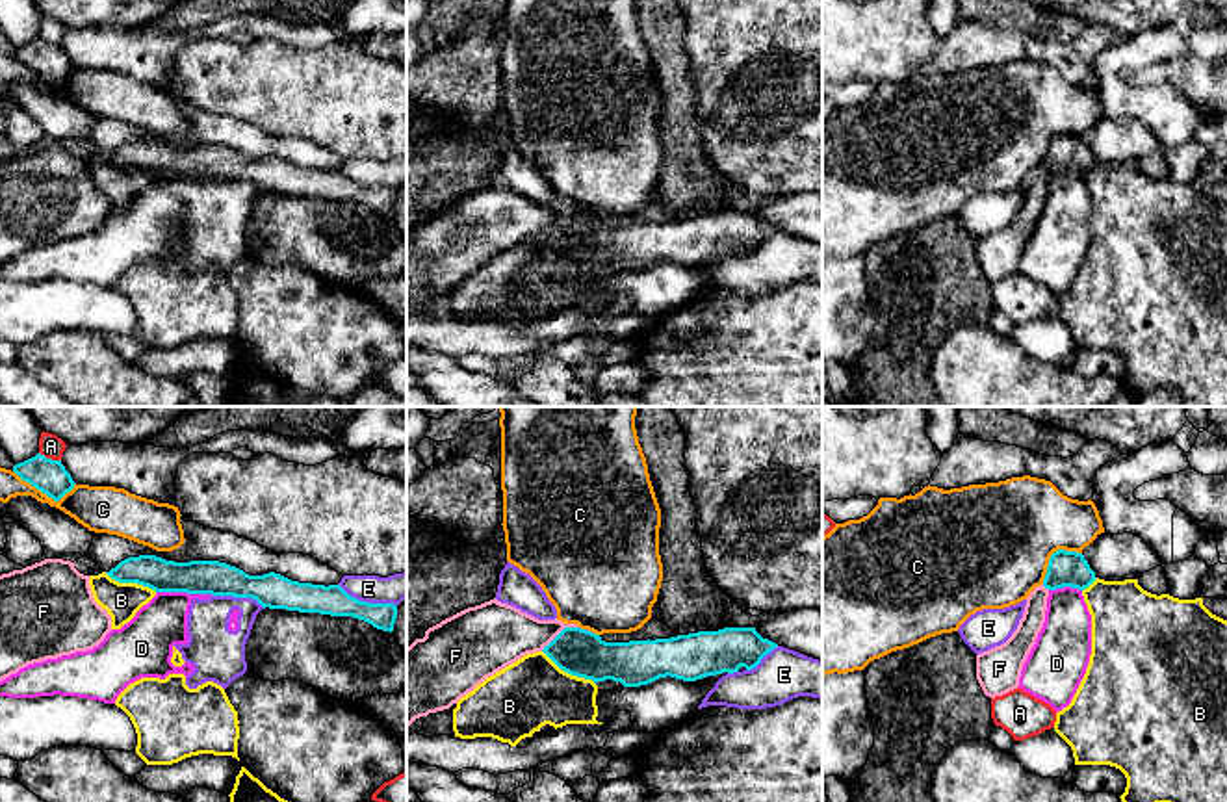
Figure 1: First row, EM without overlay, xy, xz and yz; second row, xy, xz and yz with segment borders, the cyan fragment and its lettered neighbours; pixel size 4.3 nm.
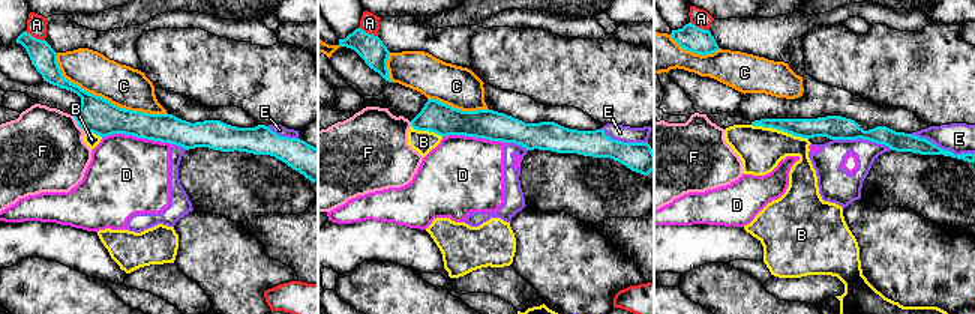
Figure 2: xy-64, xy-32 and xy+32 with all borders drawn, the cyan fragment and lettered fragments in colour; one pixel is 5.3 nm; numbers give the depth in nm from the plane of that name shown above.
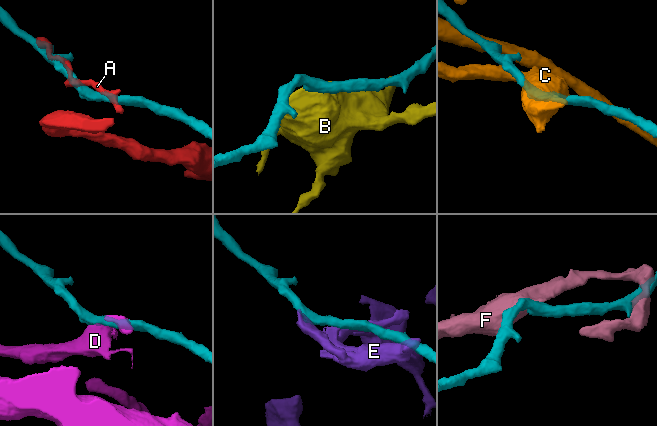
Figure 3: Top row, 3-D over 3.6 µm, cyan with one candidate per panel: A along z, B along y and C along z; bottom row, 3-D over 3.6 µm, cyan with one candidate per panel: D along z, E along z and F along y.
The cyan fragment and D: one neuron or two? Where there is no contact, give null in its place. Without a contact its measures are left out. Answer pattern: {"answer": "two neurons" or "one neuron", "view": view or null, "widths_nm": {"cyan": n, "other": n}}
{"answer": "two neurons", "view": "xy", "widths_nm": {"cyan": 150, "other": 220}}

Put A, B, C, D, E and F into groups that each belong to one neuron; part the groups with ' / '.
A / B / C / D E / F

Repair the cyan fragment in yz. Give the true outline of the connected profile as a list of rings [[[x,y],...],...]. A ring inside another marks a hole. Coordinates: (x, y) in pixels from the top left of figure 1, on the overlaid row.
[[[1058,550],[1049,559],[1043,587],[1049,590],[1064,587],[1084,590],[1095,579],[1095,572],[1090,568],[1082,553]]]

